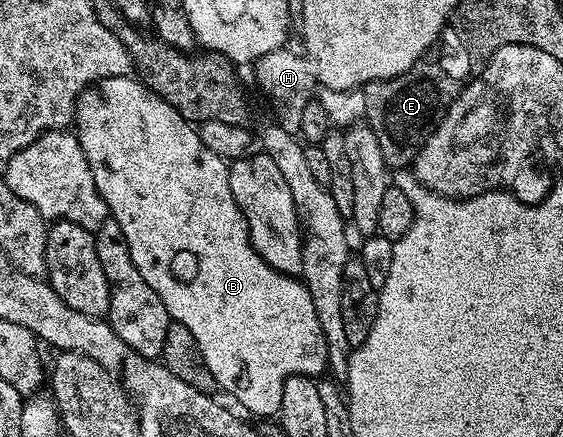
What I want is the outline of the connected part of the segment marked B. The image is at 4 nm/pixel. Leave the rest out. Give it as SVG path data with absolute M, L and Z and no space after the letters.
M128 74L101 79L77 98L75 134L87 157L87 165L91 165L95 185L109 207L110 216L123 229L123 237L127 237L127 249L131 249L131 261L135 261L135 269L139 269L139 273L143 273L143 281L147 281L147 285L151 285L151 289L159 293L159 301L163 301L170 320L187 325L187 329L191 329L191 337L195 337L195 345L199 345L199 353L207 369L211 369L222 392L234 395L253 415L276 416L281 409L283 385L287 377L292 375L321 377L326 374L329 366L327 341L323 337L323 328L319 325L319 313L315 313L315 301L311 301L311 293L300 278L277 272L252 247L247 221L231 193L231 184L228 180L230 164L203 143L194 124L184 119L174 107L167 105L167 101L163 101L163 97L159 97L145 86L140 78Z

